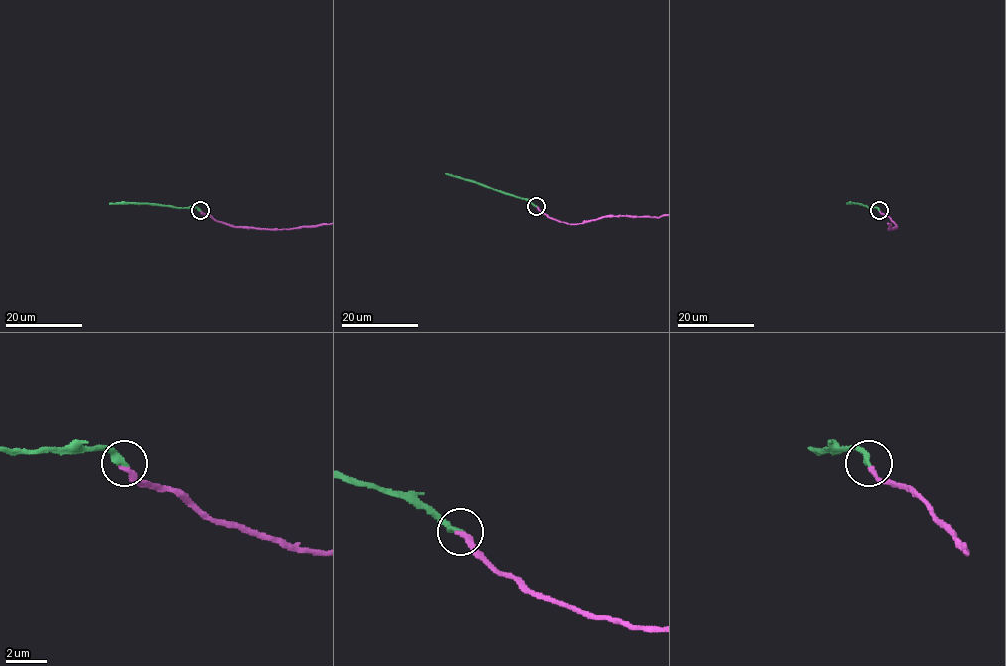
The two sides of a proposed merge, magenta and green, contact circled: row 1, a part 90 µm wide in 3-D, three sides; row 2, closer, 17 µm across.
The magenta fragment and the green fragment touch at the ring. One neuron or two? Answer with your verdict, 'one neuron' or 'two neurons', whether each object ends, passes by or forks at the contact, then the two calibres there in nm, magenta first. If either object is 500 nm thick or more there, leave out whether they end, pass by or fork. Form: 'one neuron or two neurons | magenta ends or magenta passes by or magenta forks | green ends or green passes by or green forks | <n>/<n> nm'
one neuron | magenta ends | green ends | 280/320 nm

